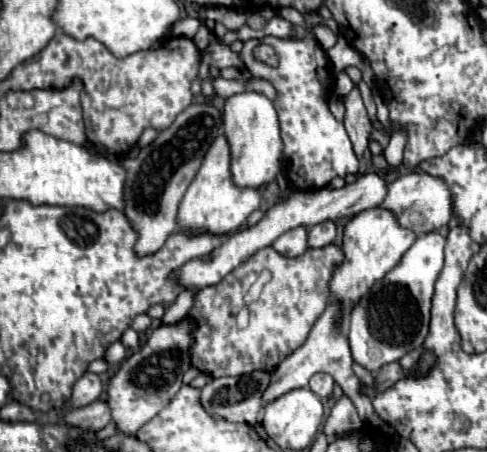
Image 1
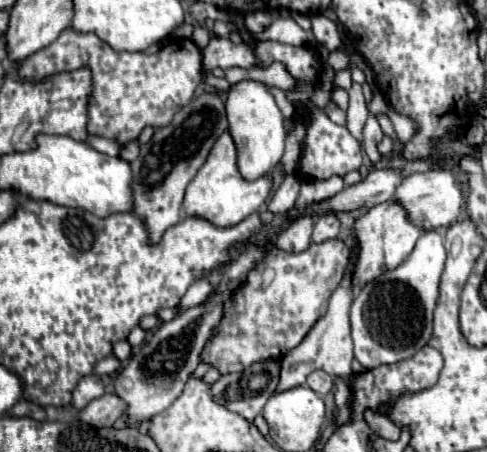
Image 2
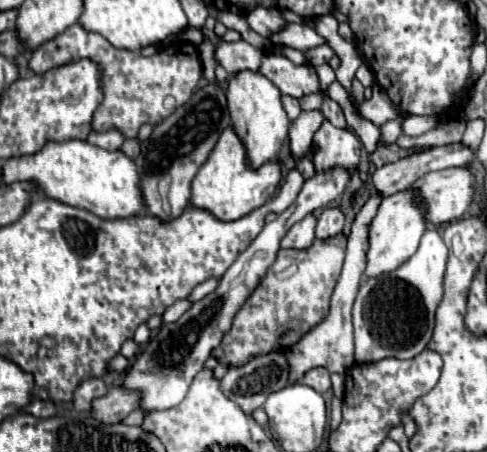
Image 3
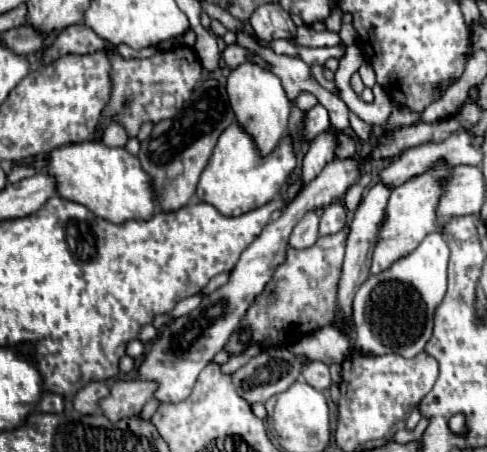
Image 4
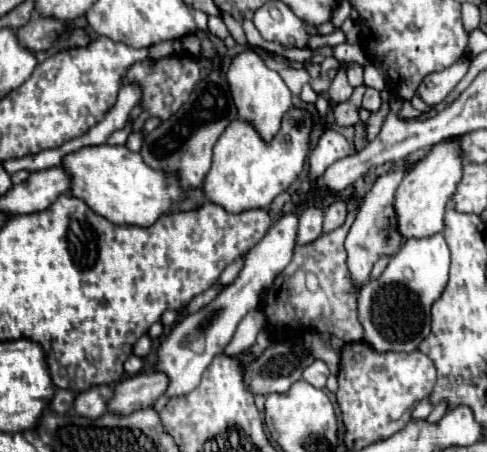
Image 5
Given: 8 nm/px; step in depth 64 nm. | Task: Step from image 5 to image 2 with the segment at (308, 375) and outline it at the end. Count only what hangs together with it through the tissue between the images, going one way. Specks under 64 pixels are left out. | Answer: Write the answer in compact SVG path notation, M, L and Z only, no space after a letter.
M316 370L316 372L312 372L312 374L308 376L306 384L308 384L316 394L324 396L324 394L328 394L328 392L332 390L332 386L334 386L334 378L332 378L330 374L322 372L322 370Z

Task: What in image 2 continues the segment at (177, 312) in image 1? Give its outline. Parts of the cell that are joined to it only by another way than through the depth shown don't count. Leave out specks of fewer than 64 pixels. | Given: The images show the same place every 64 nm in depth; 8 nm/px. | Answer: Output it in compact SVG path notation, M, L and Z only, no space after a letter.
M196 280L196 282L186 290L186 294L180 298L180 304L178 304L180 312L184 312L184 310L188 310L188 308L192 308L192 306L202 304L210 292L212 292L212 284L204 282L204 280Z

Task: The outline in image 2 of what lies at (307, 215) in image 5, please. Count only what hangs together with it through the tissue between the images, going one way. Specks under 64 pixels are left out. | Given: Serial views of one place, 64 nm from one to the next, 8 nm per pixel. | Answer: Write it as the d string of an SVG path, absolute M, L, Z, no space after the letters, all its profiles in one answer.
M302 216L300 220L296 220L290 228L286 228L278 238L276 238L276 248L284 250L284 252L304 252L310 246L310 236L312 236L312 224L314 220L310 216Z

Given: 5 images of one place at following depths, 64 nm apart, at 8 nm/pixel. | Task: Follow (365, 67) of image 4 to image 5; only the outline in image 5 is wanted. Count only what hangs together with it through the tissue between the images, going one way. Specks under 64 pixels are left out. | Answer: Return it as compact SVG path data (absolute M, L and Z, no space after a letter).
M372 64L364 66L364 84L370 86L370 88L376 88L376 90L384 90L386 88L384 76L380 76L380 72L376 72L376 68Z

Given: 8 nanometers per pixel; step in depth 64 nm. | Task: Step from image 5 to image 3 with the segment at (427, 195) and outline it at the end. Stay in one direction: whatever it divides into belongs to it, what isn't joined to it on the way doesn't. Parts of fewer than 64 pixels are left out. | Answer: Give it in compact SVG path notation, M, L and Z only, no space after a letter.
M402 190L402 192L396 192L394 196L384 198L378 206L374 220L368 226L368 252L366 252L364 276L372 278L384 272L396 270L404 260L408 260L408 256L416 252L420 236L424 234L424 228L426 228L424 208L418 196L414 196L410 190Z

